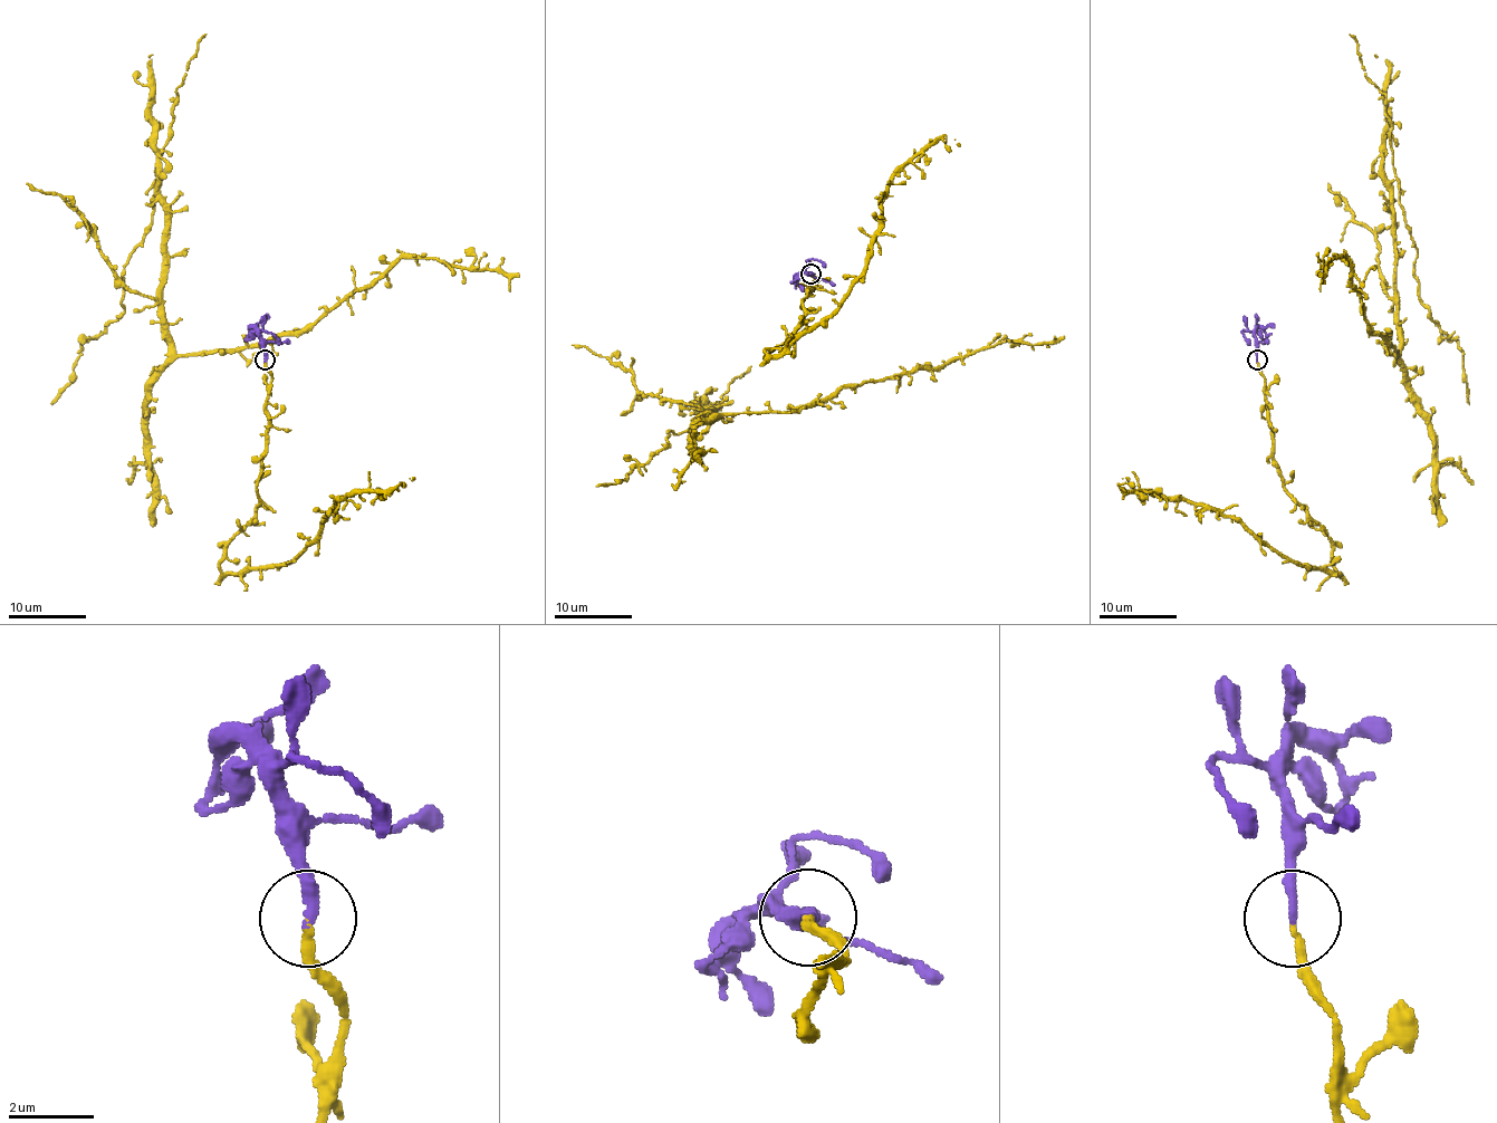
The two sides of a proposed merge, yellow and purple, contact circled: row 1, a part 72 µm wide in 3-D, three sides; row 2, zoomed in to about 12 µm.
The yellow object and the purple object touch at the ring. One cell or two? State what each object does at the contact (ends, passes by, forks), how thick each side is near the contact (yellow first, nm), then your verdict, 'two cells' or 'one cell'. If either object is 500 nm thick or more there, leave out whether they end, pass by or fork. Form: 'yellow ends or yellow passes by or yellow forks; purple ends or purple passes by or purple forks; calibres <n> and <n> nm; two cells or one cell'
yellow ends; purple ends; calibres 190 and 260 nm; one cell

